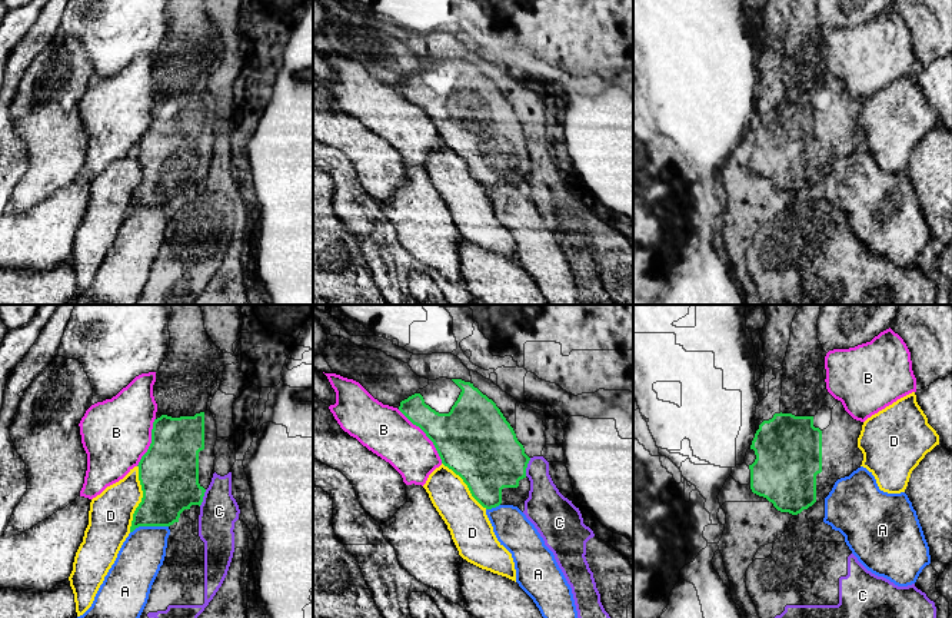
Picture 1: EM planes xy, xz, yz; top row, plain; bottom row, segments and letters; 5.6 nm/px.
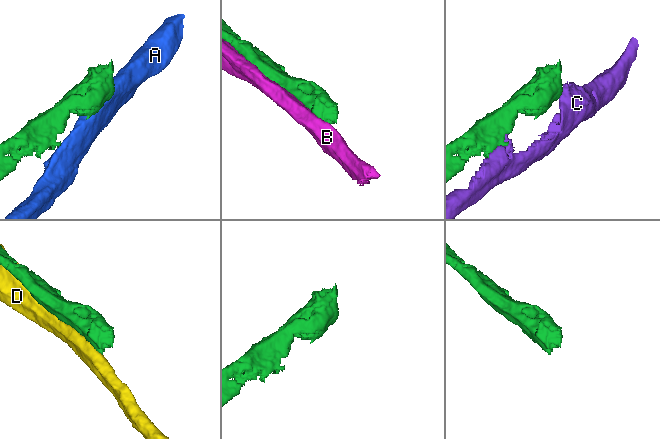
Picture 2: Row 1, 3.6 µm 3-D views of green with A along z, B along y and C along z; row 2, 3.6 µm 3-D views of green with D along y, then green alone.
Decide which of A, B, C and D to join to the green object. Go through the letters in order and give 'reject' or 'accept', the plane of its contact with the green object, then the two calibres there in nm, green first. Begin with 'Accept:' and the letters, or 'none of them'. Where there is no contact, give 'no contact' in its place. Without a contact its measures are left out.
Accept: none of them
A: reject; contact in xy; calibres 300 and 260 nm
B: reject; contact in xz; calibres 400 and 280 nm
C: reject; contact in xz; calibres 400 and 220 nm
D: reject; contact in xy; calibres 340 and 240 nm

